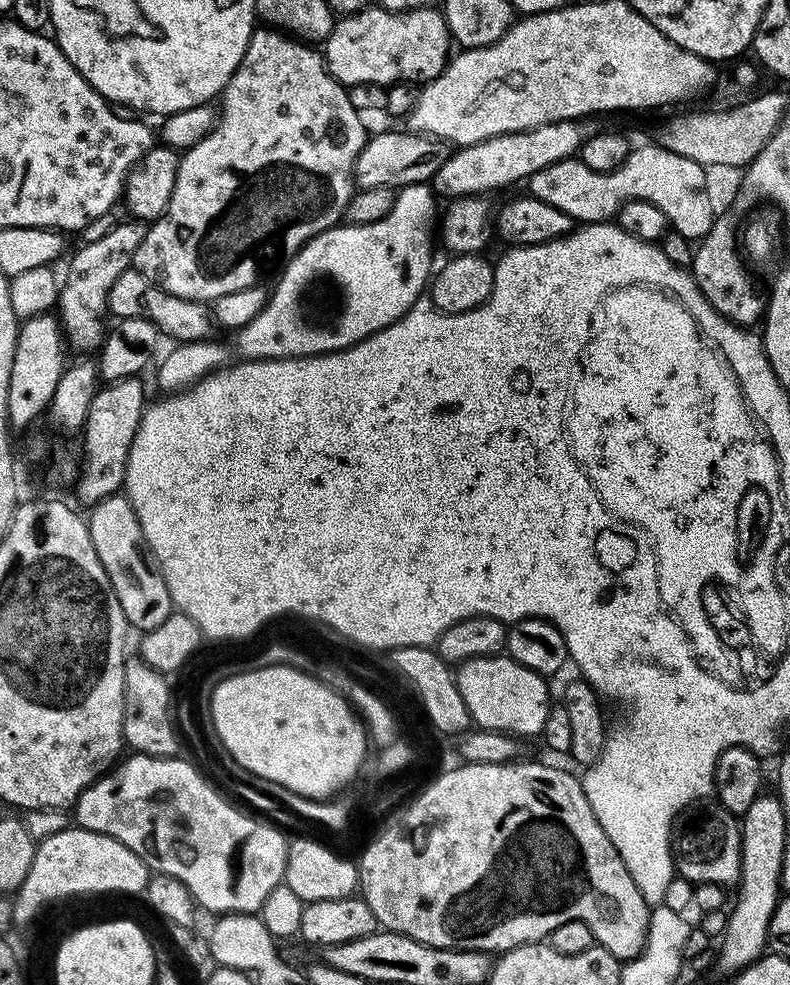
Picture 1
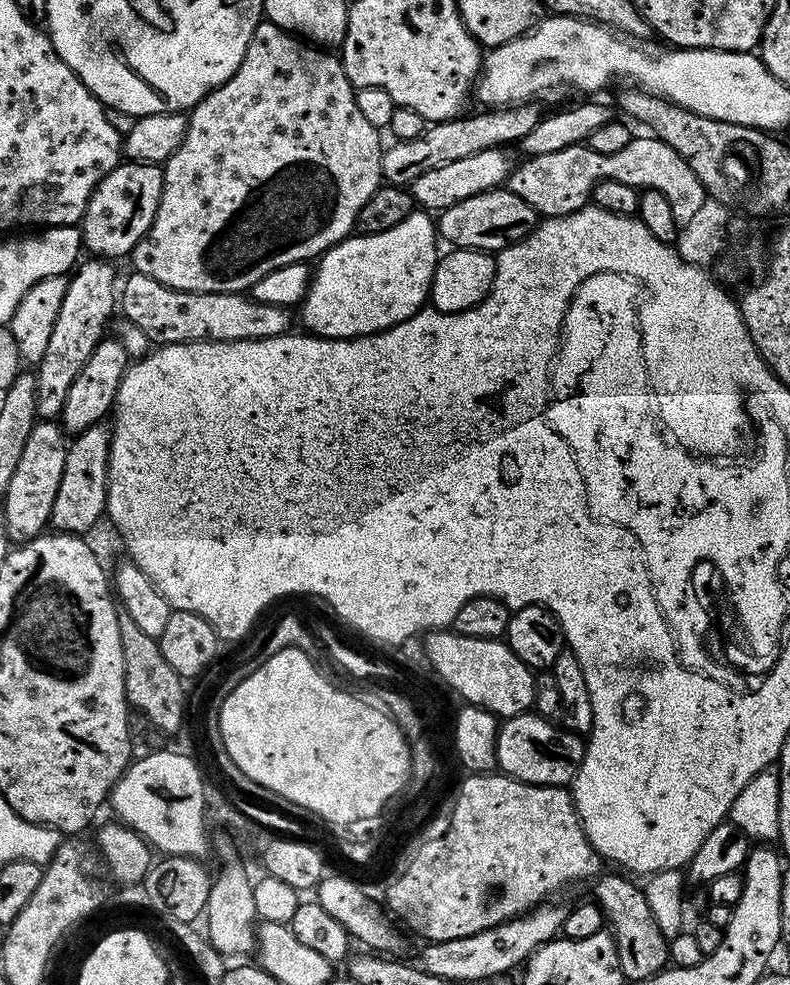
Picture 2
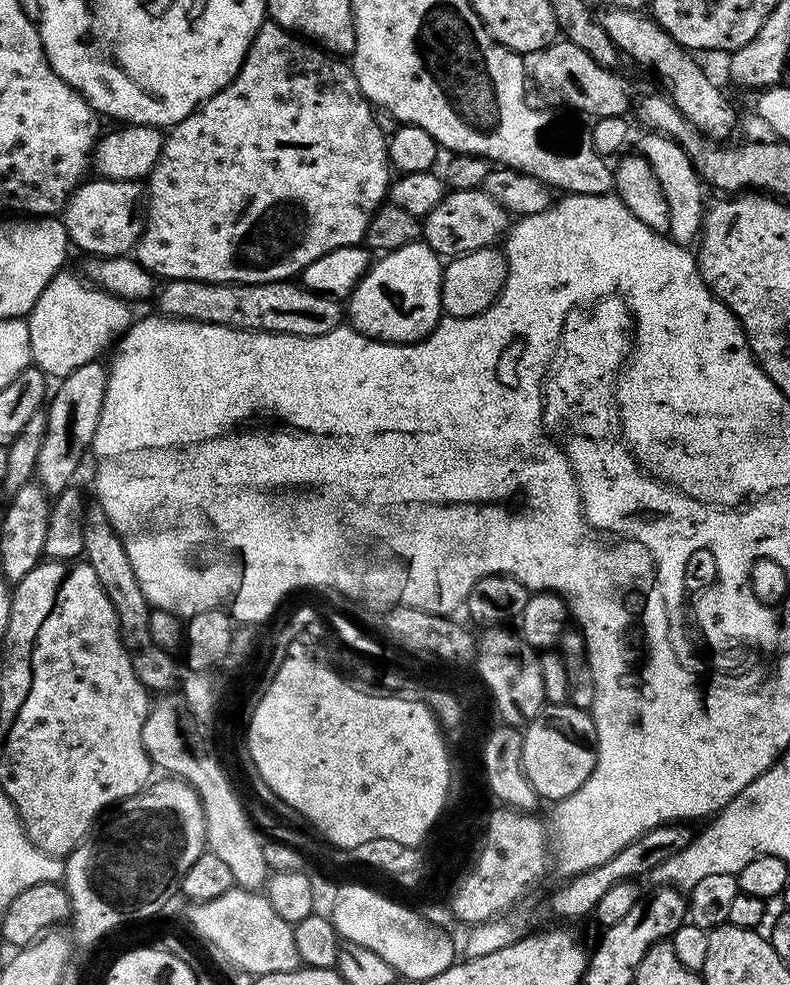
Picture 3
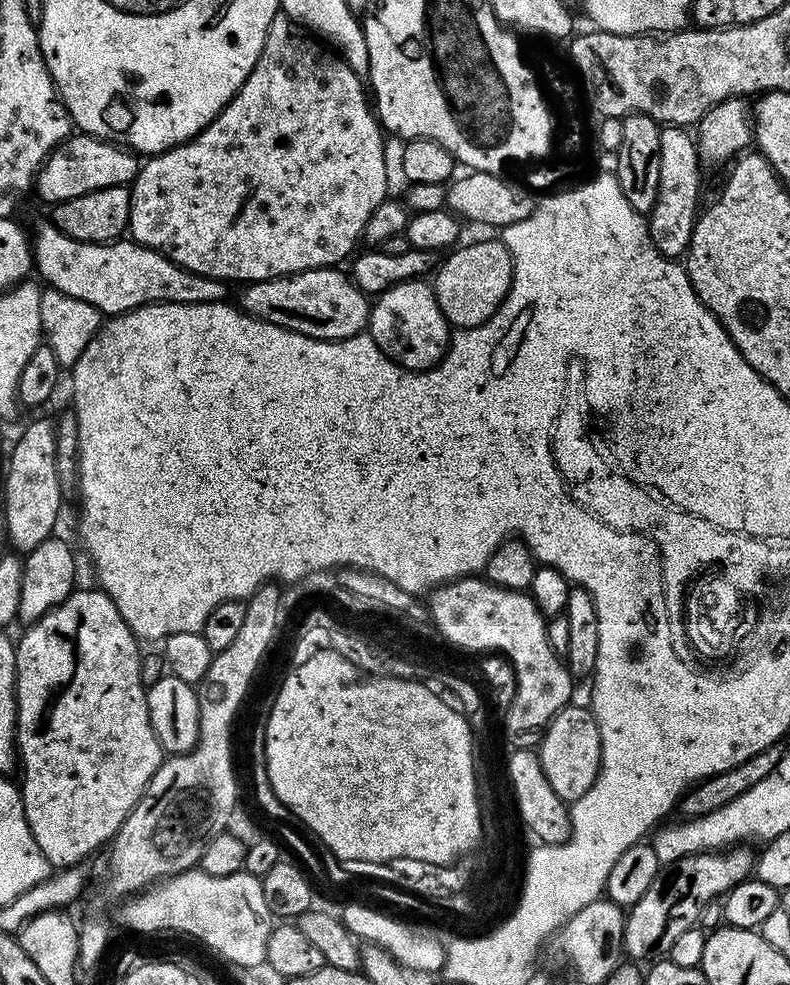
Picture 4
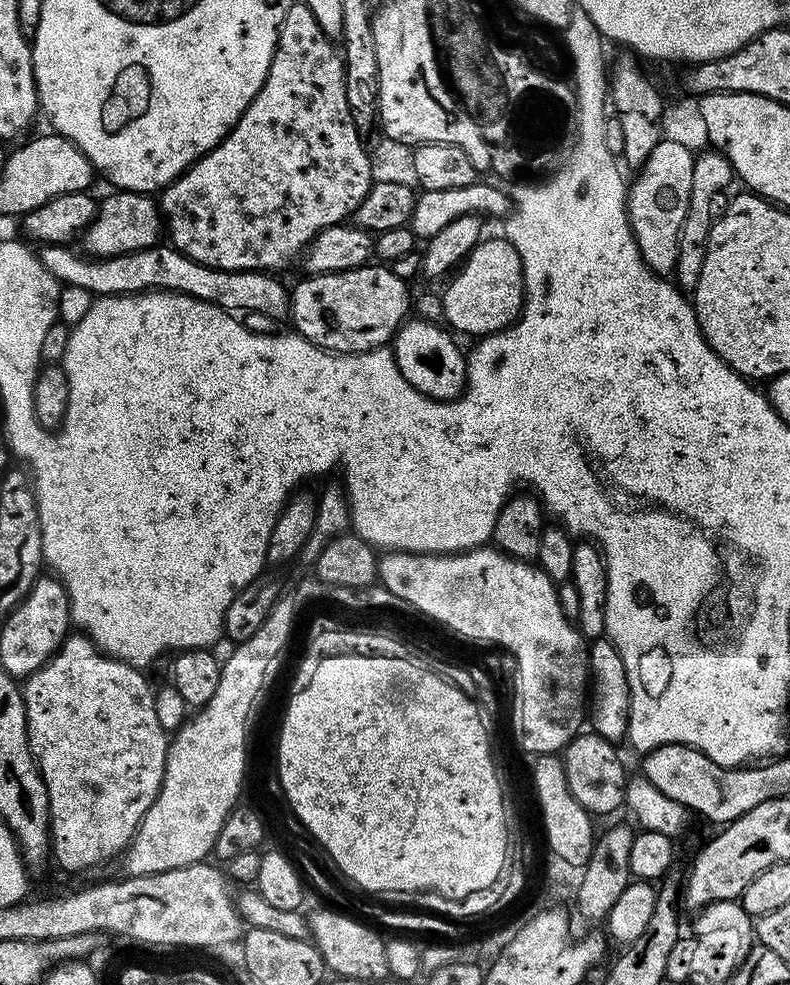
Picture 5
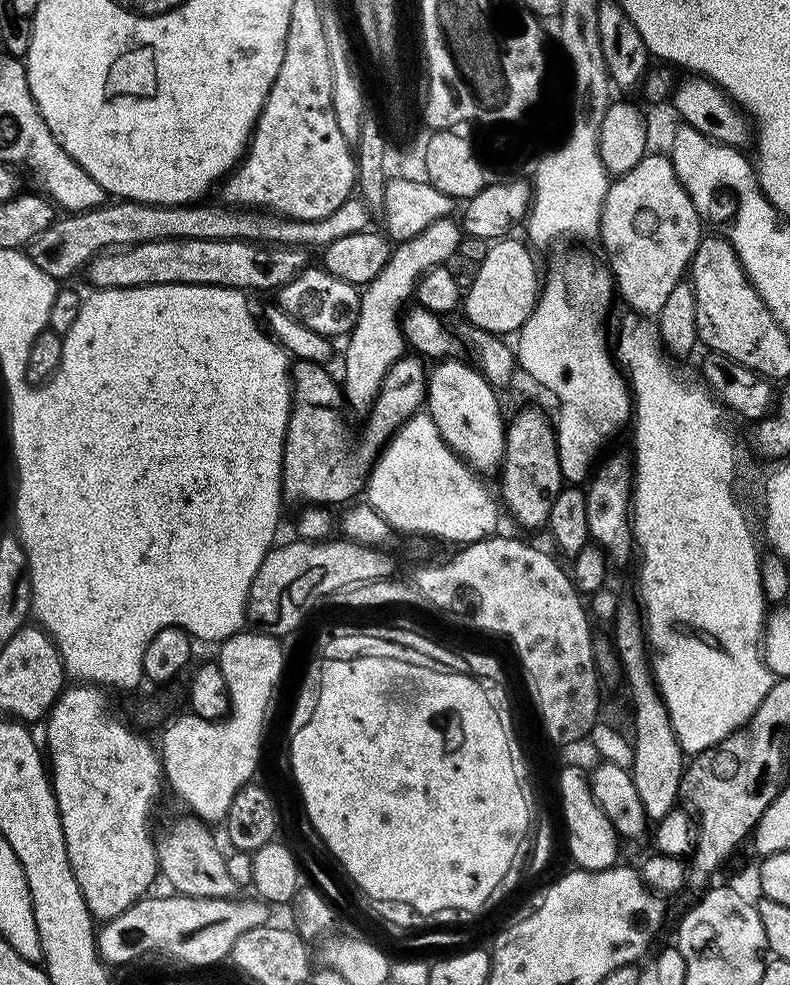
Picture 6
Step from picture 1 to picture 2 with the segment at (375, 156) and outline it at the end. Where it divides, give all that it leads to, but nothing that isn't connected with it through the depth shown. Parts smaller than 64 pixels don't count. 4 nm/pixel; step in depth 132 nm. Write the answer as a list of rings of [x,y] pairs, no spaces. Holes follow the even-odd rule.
[[[536,102],[527,104],[513,104],[502,108],[492,108],[491,110],[480,110],[477,116],[461,114],[455,120],[438,120],[429,123],[424,132],[418,138],[409,140],[396,140],[392,145],[383,149],[380,157],[380,175],[387,183],[397,186],[408,186],[418,174],[426,174],[426,170],[434,170],[438,166],[446,166],[446,162],[458,162],[458,158],[470,158],[470,154],[478,154],[487,148],[498,148],[501,146],[515,145],[523,136],[530,134],[534,126],[542,119],[541,105]]]

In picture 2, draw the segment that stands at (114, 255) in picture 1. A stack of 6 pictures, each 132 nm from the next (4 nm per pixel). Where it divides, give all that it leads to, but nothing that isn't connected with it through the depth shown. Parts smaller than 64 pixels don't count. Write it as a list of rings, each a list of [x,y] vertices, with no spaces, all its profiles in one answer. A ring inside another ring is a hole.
[[[104,258],[87,259],[81,259],[68,276],[66,294],[62,298],[54,330],[50,330],[50,342],[46,342],[46,354],[34,372],[36,415],[40,420],[56,420],[59,417],[66,394],[70,394],[74,378],[78,378],[78,370],[86,366],[86,358],[90,358],[100,341],[105,339],[108,319],[118,308],[118,276],[116,280],[115,270],[108,265],[111,263]]]

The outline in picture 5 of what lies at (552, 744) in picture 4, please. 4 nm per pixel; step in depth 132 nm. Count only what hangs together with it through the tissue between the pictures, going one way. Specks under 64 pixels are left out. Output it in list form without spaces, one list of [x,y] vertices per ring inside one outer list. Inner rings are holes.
[[[584,730],[565,746],[562,753],[570,794],[596,818],[625,803],[626,773],[624,774],[624,764],[616,751],[617,745],[611,744],[593,730]]]

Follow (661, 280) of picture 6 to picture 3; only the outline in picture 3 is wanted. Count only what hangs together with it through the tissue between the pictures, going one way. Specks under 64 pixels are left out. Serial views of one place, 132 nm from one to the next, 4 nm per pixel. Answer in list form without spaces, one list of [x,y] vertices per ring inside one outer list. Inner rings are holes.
[[[644,134],[638,145],[640,155],[654,166],[654,174],[658,174],[658,182],[662,182],[662,190],[666,194],[666,202],[670,206],[670,230],[667,235],[675,244],[691,245],[699,237],[704,226],[706,199],[704,200],[705,185],[701,176],[696,172],[691,158],[668,136],[659,134]]]

